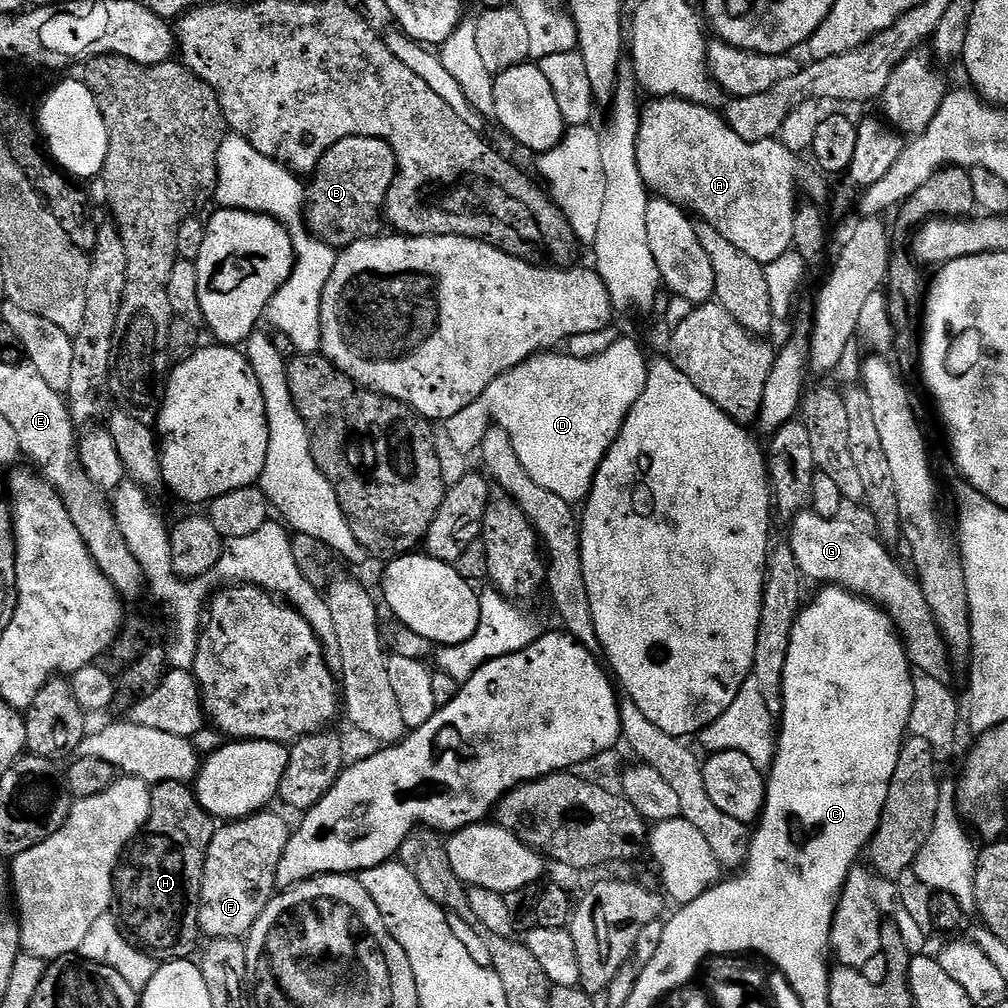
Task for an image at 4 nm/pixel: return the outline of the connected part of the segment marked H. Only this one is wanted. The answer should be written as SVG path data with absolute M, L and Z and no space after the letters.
M167 780L152 788L146 832L160 840L137 838L125 851L116 869L114 908L125 933L157 961L187 960L197 955L196 947L202 941L200 887L204 885L204 863L217 827L217 821L200 805L195 791L185 781Z

